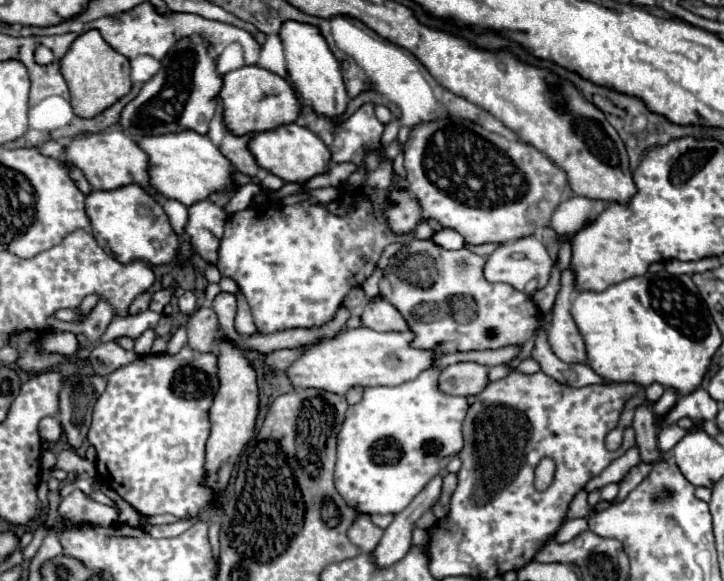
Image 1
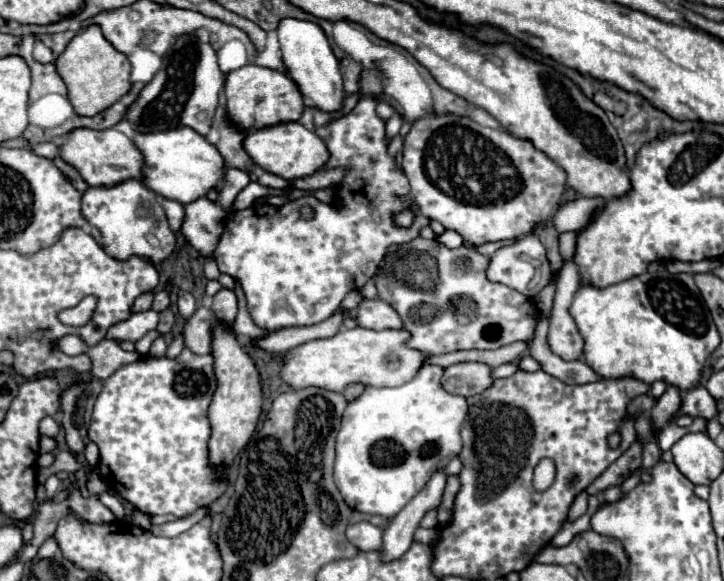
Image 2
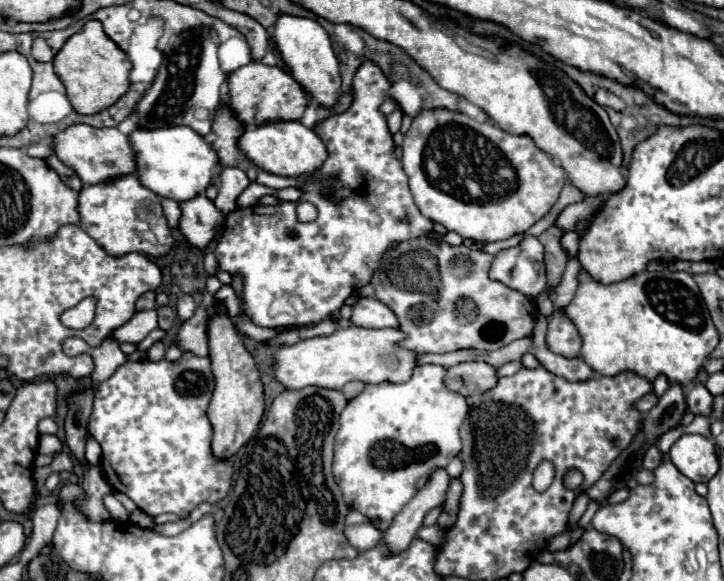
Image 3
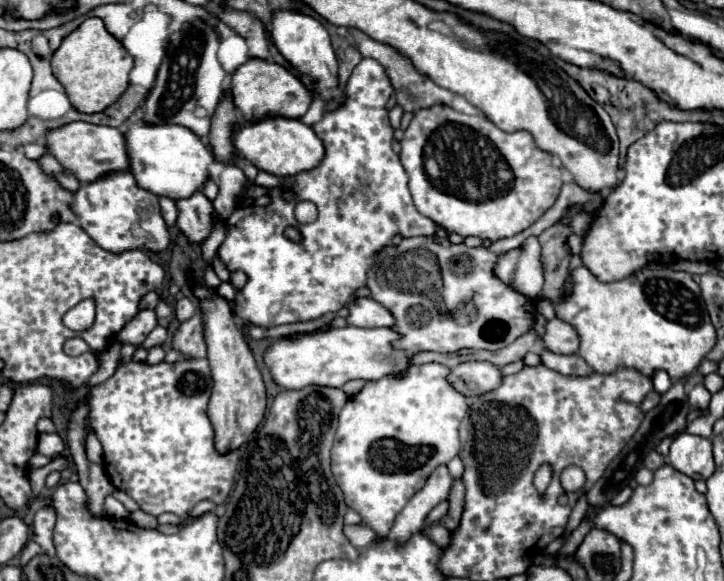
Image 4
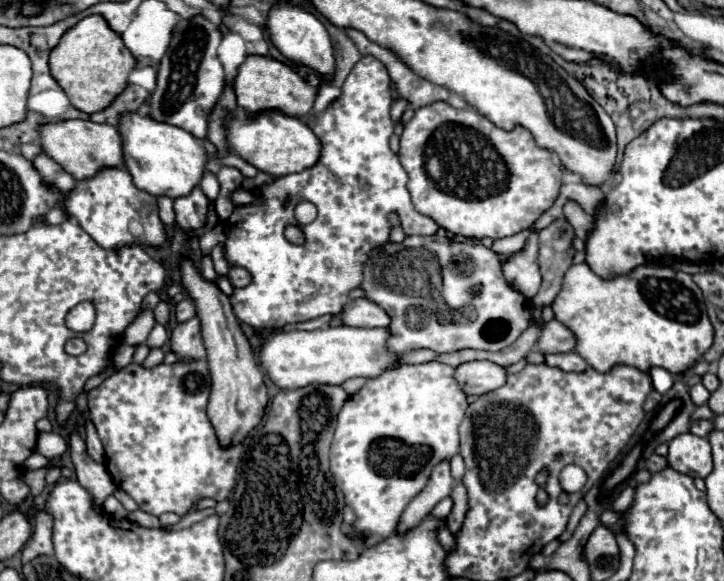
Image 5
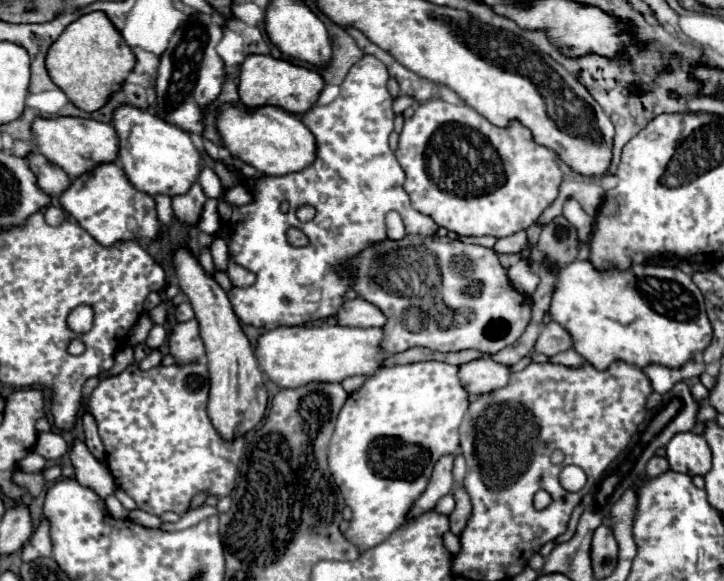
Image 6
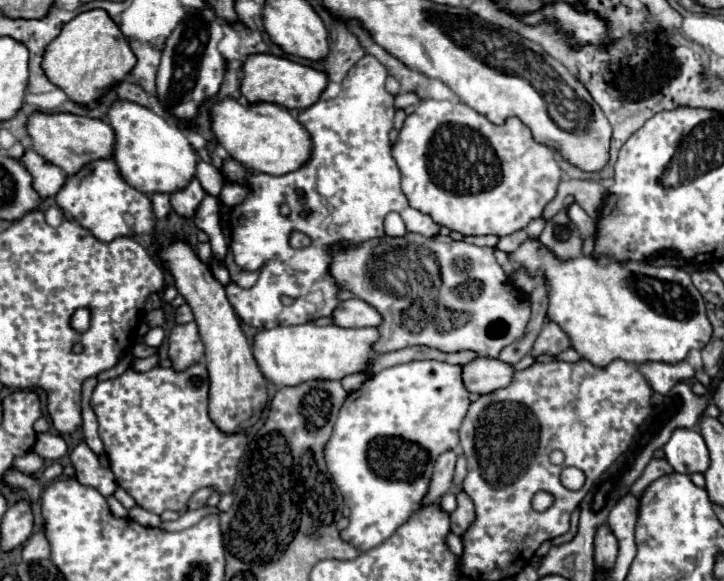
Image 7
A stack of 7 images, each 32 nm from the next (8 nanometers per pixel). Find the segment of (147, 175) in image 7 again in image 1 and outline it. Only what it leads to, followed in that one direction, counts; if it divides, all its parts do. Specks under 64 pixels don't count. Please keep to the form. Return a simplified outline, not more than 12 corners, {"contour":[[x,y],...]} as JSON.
{"contour":[[192,130],[144,136],[150,184],[190,206],[234,168]]}

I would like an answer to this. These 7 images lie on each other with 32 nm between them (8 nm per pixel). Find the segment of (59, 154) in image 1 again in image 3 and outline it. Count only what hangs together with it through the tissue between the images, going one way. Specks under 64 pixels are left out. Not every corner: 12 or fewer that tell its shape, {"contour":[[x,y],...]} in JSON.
{"contour":[[30,144],[28,156],[48,158],[52,154],[50,144]]}

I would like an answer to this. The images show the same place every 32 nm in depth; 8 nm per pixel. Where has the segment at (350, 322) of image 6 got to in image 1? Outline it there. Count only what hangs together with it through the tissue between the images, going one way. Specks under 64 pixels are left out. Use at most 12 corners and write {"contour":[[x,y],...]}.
{"contour":[[386,300],[364,304],[360,324],[378,332],[408,330]]}

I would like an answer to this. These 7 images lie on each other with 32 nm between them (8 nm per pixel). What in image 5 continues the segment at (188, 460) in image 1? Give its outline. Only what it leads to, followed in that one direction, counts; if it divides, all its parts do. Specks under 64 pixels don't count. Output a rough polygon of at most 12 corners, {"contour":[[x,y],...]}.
{"contour":[[204,360],[128,364],[88,394],[140,510],[226,500],[242,442],[206,416]]}

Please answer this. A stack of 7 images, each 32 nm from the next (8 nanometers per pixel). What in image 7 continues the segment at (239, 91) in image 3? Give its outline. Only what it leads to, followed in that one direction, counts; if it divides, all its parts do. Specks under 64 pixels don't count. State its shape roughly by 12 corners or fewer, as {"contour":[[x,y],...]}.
{"contour":[[252,54],[242,96],[288,110],[320,100],[328,74],[282,56]]}

